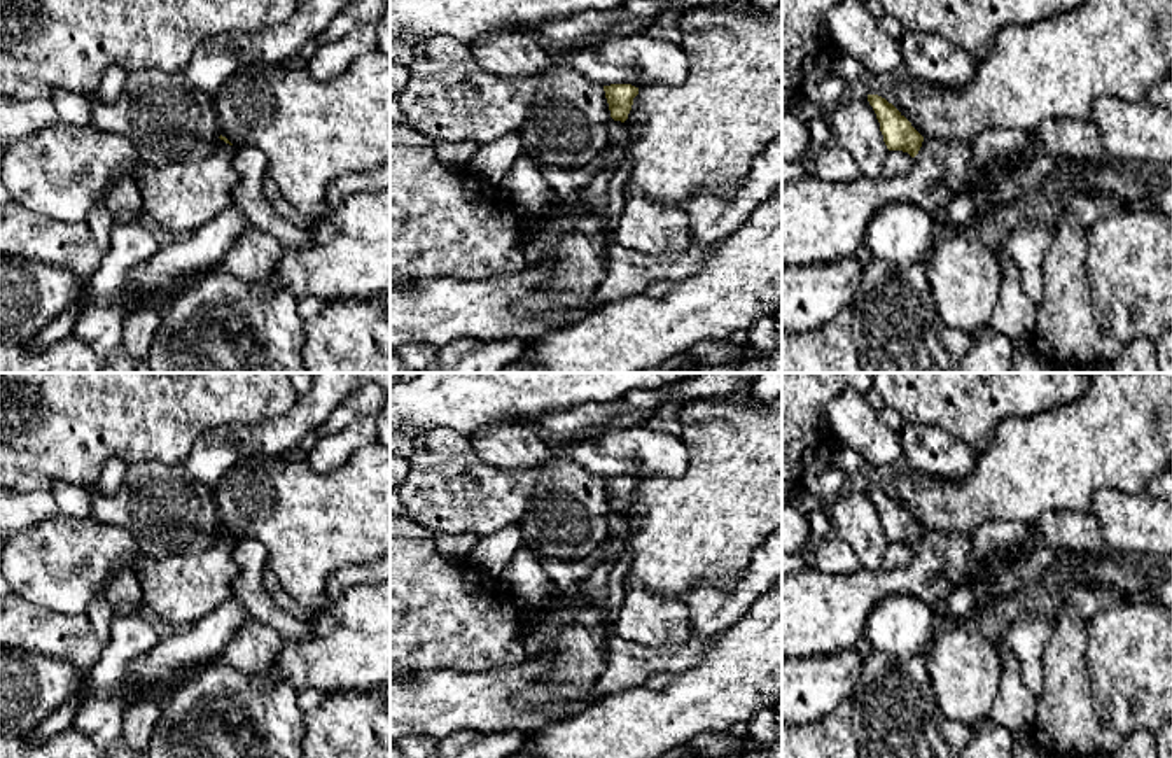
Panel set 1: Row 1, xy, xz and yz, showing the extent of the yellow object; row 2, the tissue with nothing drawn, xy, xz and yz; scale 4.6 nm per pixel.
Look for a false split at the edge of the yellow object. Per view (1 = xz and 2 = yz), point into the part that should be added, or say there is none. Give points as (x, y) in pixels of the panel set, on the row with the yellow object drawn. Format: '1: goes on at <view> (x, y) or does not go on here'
1: does not go on here
2: does not go on here

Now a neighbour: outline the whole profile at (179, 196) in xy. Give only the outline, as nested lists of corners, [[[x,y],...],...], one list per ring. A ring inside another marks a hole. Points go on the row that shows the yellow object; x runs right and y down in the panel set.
[[[219,138],[217,149],[205,159],[168,163],[164,166],[145,165],[136,175],[143,198],[143,212],[163,229],[178,235],[191,235],[208,224],[217,214],[233,205],[233,187],[240,177],[233,166],[236,147]]]

